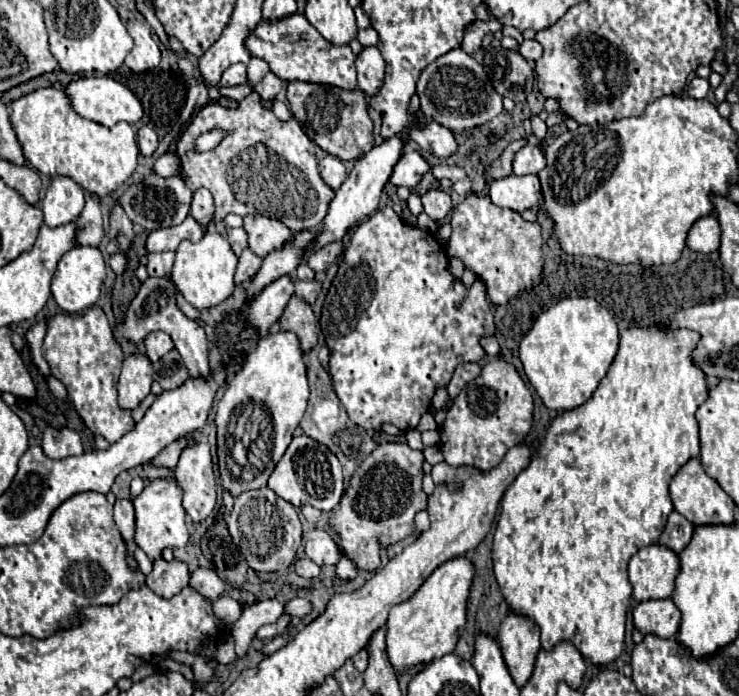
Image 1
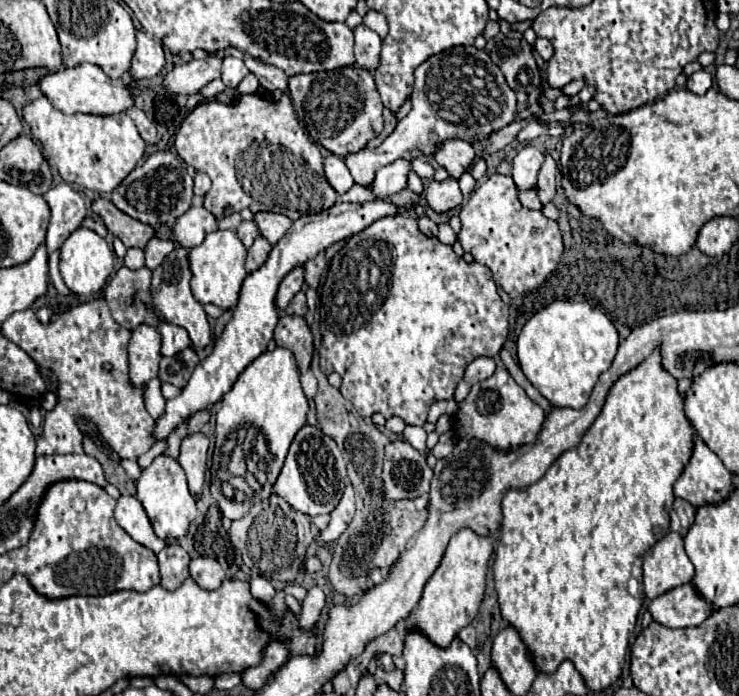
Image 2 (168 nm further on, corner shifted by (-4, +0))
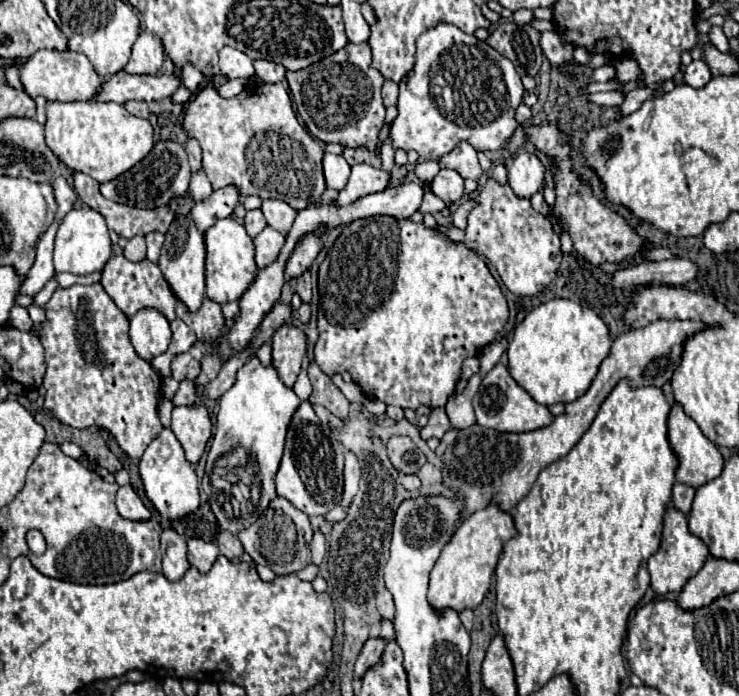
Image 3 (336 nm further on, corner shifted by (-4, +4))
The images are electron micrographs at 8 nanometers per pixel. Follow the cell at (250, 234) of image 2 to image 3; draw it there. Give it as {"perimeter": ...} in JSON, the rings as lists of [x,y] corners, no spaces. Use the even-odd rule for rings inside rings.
{"perimeter":[[[253,209],[253,211],[247,211],[247,215],[245,215],[245,229],[247,229],[247,233],[251,235],[251,237],[255,237],[255,235],[259,235],[263,229],[265,229],[265,217],[263,217],[263,213],[261,213],[261,209]]]}

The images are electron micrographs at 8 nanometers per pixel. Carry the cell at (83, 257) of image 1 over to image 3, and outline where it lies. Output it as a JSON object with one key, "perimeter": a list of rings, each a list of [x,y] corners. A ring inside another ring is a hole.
{"perimeter":[[[91,207],[71,209],[59,223],[55,235],[55,253],[53,253],[55,273],[69,271],[75,275],[89,275],[93,271],[101,271],[103,265],[109,261],[109,257],[111,257],[111,239],[105,217]]]}

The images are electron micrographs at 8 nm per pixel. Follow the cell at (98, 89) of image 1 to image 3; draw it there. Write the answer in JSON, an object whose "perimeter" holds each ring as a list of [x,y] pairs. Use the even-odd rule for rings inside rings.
{"perimeter":[[[41,49],[33,53],[23,65],[19,65],[19,79],[29,97],[43,95],[49,101],[89,101],[103,83],[103,77],[95,73],[89,59],[69,49],[67,51]]]}

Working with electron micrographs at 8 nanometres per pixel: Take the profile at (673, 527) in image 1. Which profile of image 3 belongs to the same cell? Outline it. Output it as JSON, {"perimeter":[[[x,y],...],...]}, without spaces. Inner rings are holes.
{"perimeter":[[[675,483],[673,485],[673,505],[683,511],[689,513],[691,511],[691,501],[695,497],[695,489],[691,485],[683,485],[683,483]]]}

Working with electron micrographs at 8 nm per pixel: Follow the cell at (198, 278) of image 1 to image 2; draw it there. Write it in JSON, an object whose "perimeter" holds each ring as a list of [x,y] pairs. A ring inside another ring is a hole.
{"perimeter":[[[213,231],[205,241],[189,251],[189,269],[191,269],[191,291],[199,303],[213,303],[221,309],[233,309],[237,305],[239,289],[247,277],[245,265],[247,249],[233,231]]]}

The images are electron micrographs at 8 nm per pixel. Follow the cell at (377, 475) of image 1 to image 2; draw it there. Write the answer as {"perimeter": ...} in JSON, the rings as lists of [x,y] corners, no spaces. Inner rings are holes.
{"perimeter":[[[397,439],[385,447],[383,463],[383,497],[389,501],[415,499],[429,493],[433,469],[425,457],[407,441]]]}

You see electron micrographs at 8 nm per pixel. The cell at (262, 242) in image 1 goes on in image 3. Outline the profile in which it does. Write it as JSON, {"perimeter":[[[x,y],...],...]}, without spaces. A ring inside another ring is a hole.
{"perimeter":[[[267,199],[267,201],[263,201],[261,211],[263,211],[267,223],[273,229],[277,229],[279,233],[285,233],[285,235],[289,233],[291,225],[295,221],[295,215],[297,215],[297,211],[291,209],[291,205],[287,205],[285,201],[279,201],[279,199]]]}

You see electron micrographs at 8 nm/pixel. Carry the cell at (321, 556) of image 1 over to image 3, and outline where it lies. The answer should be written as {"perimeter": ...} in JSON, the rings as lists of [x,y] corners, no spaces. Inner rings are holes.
{"perimeter":[[[345,451],[345,491],[343,491],[343,501],[341,501],[343,507],[347,507],[353,501],[359,479],[361,479],[361,465],[359,465],[355,453]]]}

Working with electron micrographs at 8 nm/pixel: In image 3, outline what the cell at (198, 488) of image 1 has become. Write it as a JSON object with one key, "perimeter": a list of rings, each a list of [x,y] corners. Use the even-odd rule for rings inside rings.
{"perimeter":[[[203,403],[189,407],[175,407],[171,429],[185,449],[189,463],[197,463],[211,437],[211,417]]]}

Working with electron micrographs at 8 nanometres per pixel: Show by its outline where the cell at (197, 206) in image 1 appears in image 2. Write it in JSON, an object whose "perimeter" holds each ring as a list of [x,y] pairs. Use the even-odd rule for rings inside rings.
{"perimeter":[[[205,173],[195,175],[195,195],[205,197],[205,193],[211,189],[211,179]]]}

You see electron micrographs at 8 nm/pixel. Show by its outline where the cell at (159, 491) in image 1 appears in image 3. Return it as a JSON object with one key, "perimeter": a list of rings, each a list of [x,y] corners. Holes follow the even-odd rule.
{"perimeter":[[[163,427],[159,437],[155,437],[155,441],[151,441],[151,445],[145,449],[143,457],[139,459],[139,475],[143,479],[147,497],[165,521],[179,519],[199,507],[199,487],[195,469],[185,459],[183,447],[179,445],[175,433],[171,433],[171,427]]]}

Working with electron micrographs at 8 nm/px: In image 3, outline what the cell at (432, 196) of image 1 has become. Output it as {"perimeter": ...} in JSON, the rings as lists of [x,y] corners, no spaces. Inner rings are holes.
{"perimeter":[[[441,169],[439,175],[433,179],[431,191],[443,199],[447,205],[461,201],[465,191],[463,191],[463,177],[451,169]]]}

